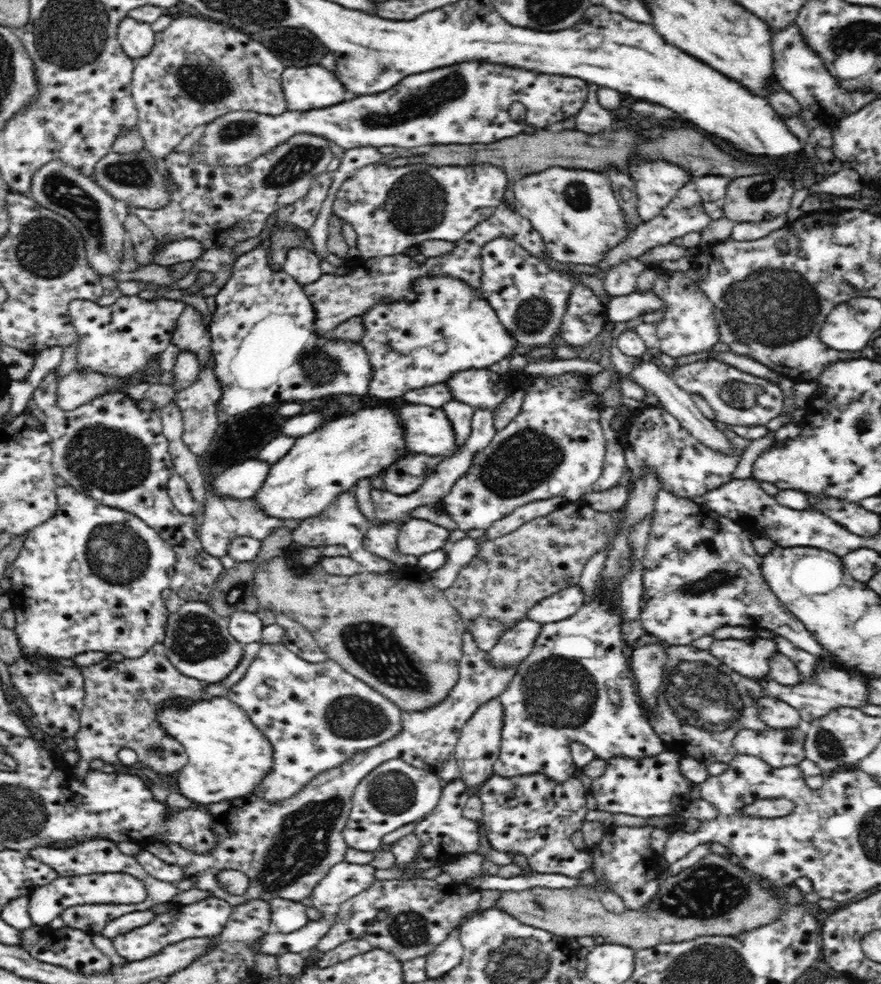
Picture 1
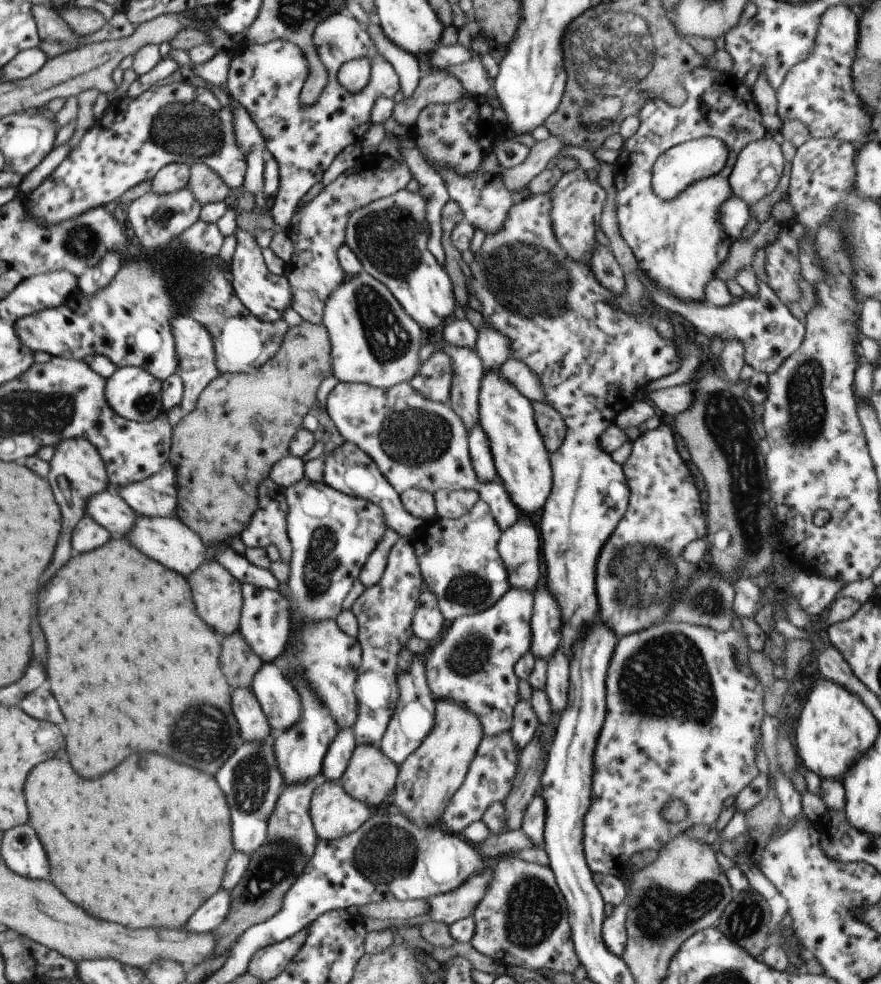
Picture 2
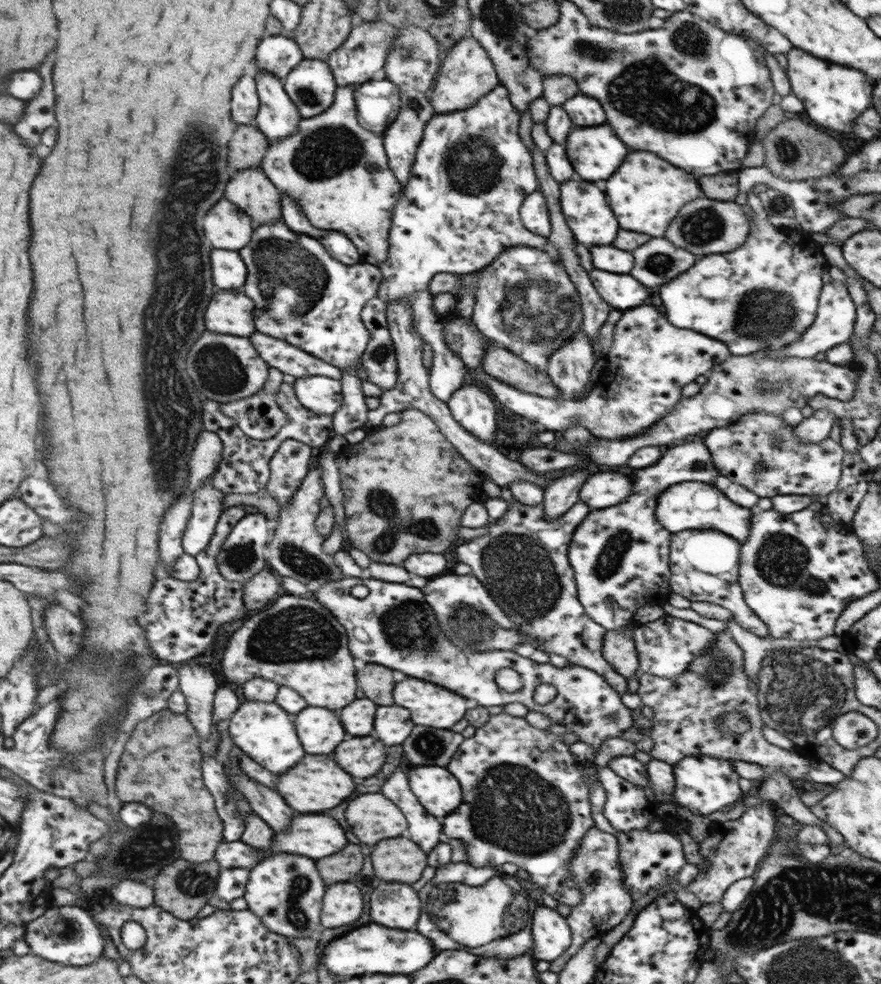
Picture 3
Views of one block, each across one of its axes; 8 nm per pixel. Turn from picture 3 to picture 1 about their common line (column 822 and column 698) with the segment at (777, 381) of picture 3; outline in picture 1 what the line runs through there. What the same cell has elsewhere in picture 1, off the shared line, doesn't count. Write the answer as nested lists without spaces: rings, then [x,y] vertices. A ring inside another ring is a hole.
[[[716,360],[684,364],[672,369],[669,375],[691,396],[701,396],[716,412],[715,420],[730,427],[768,426],[784,412],[785,398],[778,384]]]

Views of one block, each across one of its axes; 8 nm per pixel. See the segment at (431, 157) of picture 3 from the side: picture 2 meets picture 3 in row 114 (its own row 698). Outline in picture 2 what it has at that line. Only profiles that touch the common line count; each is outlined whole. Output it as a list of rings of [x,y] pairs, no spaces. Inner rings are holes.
[[[511,589],[484,611],[463,615],[453,619],[445,634],[431,644],[425,658],[424,673],[429,692],[435,701],[449,701],[462,705],[473,713],[479,721],[483,737],[500,735],[512,725],[512,710],[519,701],[517,678],[514,664],[530,650],[530,614],[532,611],[532,593],[521,589]]]

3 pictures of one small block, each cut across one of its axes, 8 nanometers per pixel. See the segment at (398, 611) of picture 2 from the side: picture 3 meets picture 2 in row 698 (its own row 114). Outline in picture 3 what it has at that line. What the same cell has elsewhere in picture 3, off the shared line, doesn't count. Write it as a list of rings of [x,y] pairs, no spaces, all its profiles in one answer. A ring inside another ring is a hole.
[[[371,79],[358,85],[351,98],[354,100],[355,114],[357,122],[369,132],[381,135],[385,127],[397,116],[399,112],[398,88],[387,79]]]

